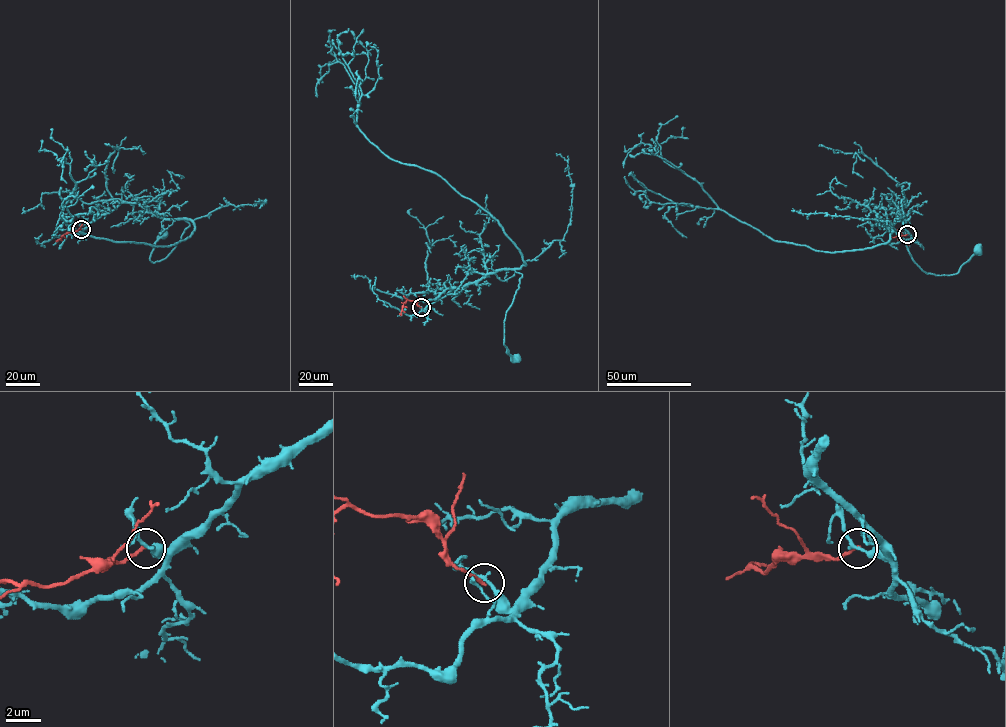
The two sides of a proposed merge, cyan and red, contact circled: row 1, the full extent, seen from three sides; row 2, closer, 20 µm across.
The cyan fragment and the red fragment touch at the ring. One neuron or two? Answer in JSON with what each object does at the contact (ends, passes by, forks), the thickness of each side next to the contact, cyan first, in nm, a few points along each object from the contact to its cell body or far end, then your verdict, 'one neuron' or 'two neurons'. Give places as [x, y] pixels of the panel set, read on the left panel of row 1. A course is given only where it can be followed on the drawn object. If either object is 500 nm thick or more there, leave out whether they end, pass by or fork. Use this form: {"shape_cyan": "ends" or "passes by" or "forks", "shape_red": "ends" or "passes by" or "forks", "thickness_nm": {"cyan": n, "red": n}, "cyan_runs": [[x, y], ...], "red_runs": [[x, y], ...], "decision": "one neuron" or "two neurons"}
{"shape_cyan": "passes by", "shape_red": "ends", "thickness_nm": {"cyan": 200, "red": 170}, "cyan_runs": [[81, 229], [122, 203], [184, 218], [189, 225], [180, 241], [154, 263], [151, 252], [164, 234]], "red_runs": [[81, 229], [67, 232], [56, 241]], "decision": "two neurons"}

